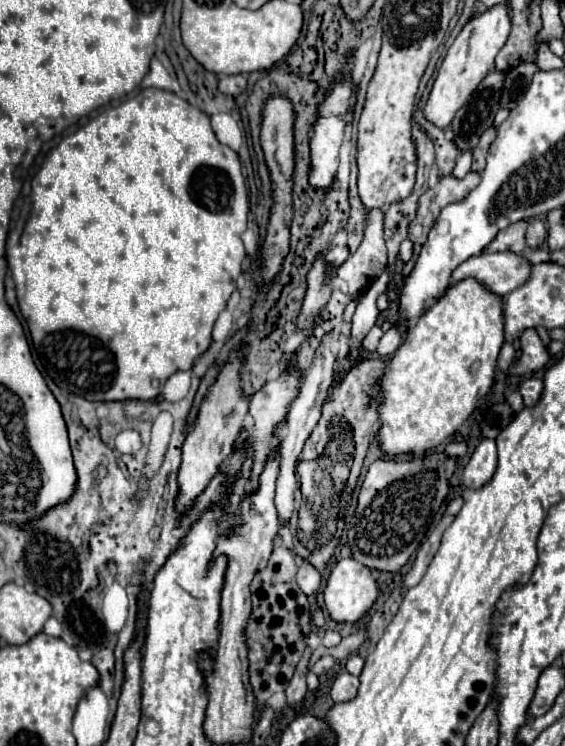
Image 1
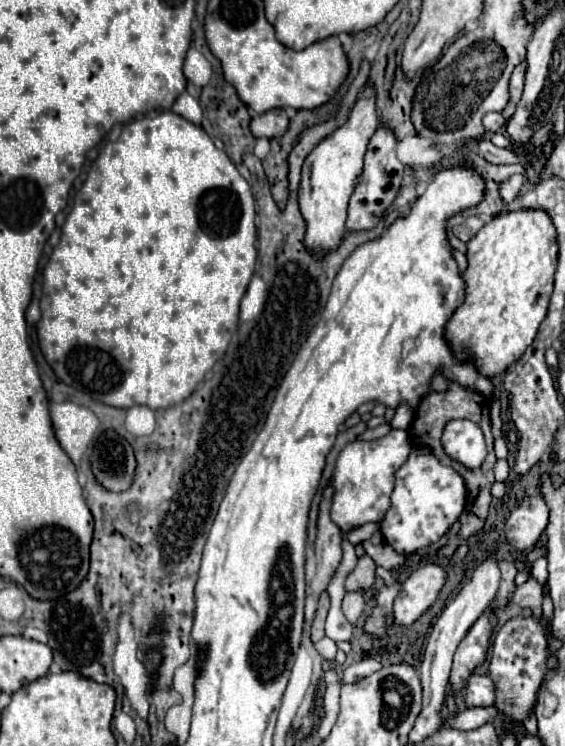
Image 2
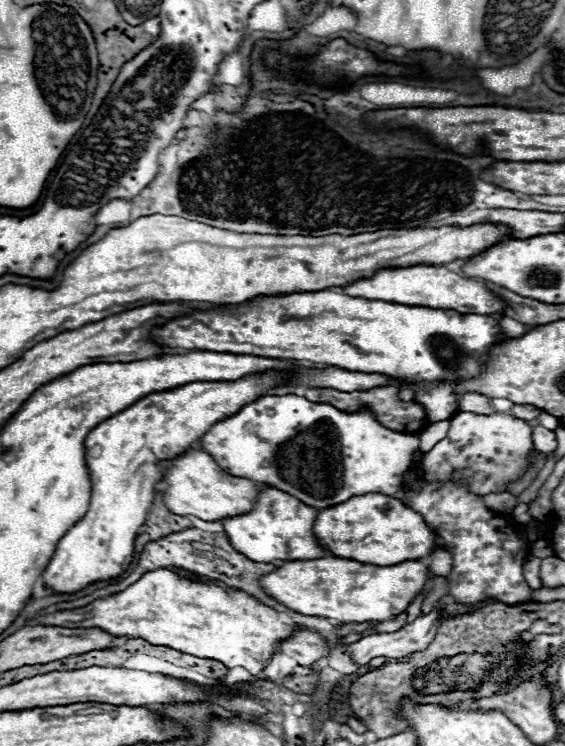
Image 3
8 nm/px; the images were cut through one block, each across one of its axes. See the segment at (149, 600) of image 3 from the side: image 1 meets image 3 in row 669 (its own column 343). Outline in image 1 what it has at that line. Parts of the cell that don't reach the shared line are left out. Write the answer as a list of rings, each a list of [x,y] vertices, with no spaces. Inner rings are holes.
[[[330,244],[326,250],[324,250],[324,262],[330,264],[330,266],[342,266],[350,256],[350,250],[348,246],[336,246],[336,244]]]

